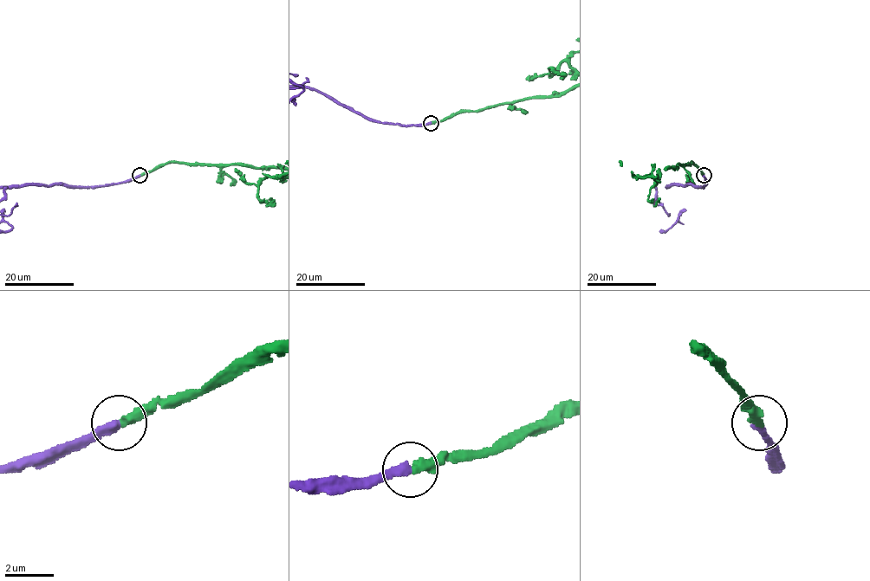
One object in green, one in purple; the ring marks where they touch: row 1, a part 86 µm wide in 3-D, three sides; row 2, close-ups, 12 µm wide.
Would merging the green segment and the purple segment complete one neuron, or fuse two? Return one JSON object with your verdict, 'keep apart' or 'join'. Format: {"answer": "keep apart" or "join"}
{"answer": "join"}

